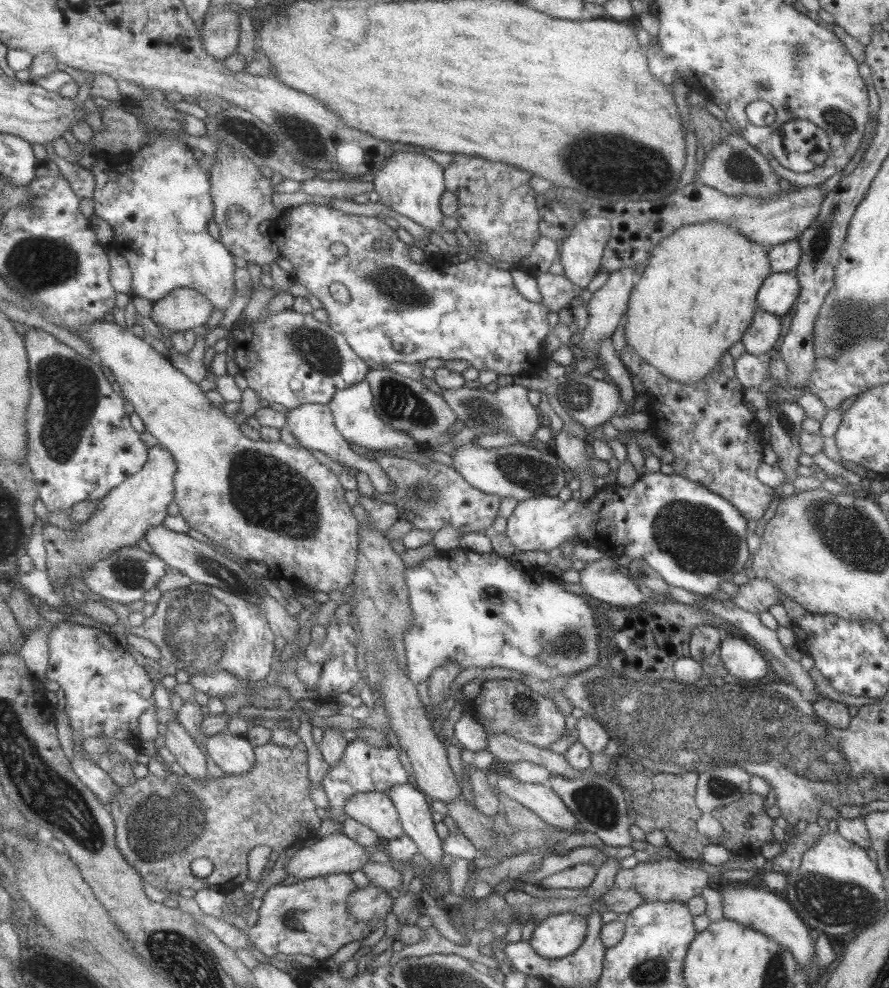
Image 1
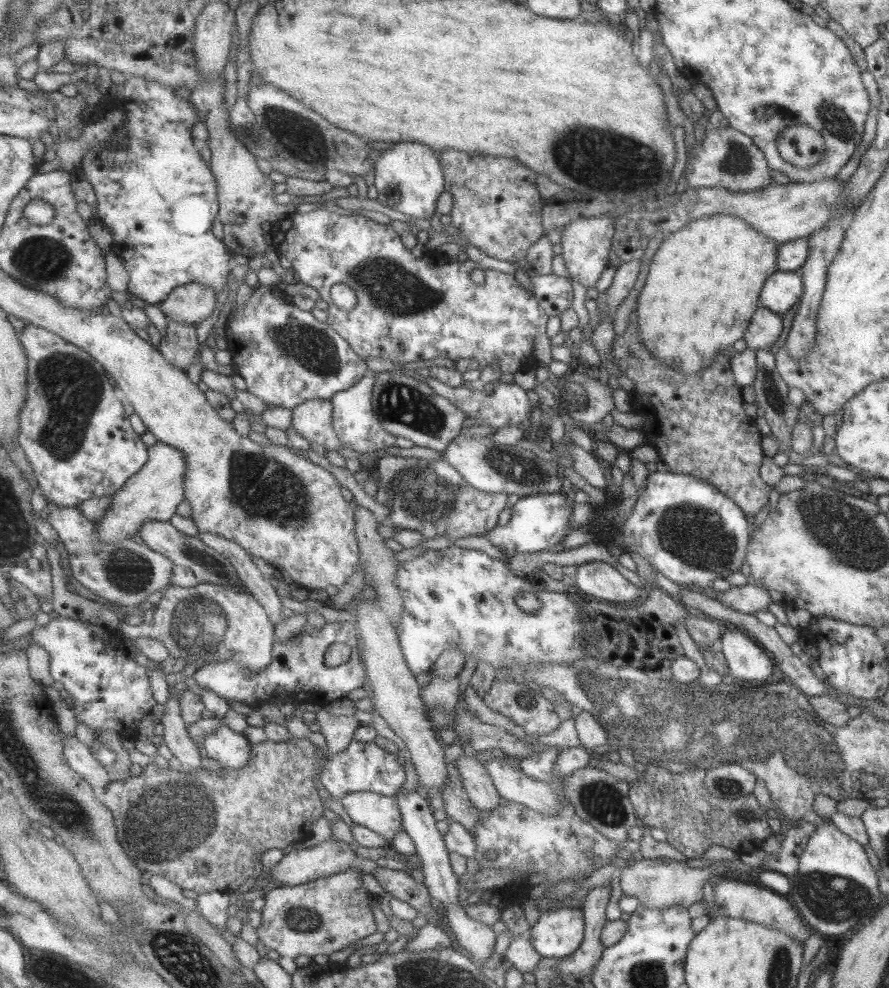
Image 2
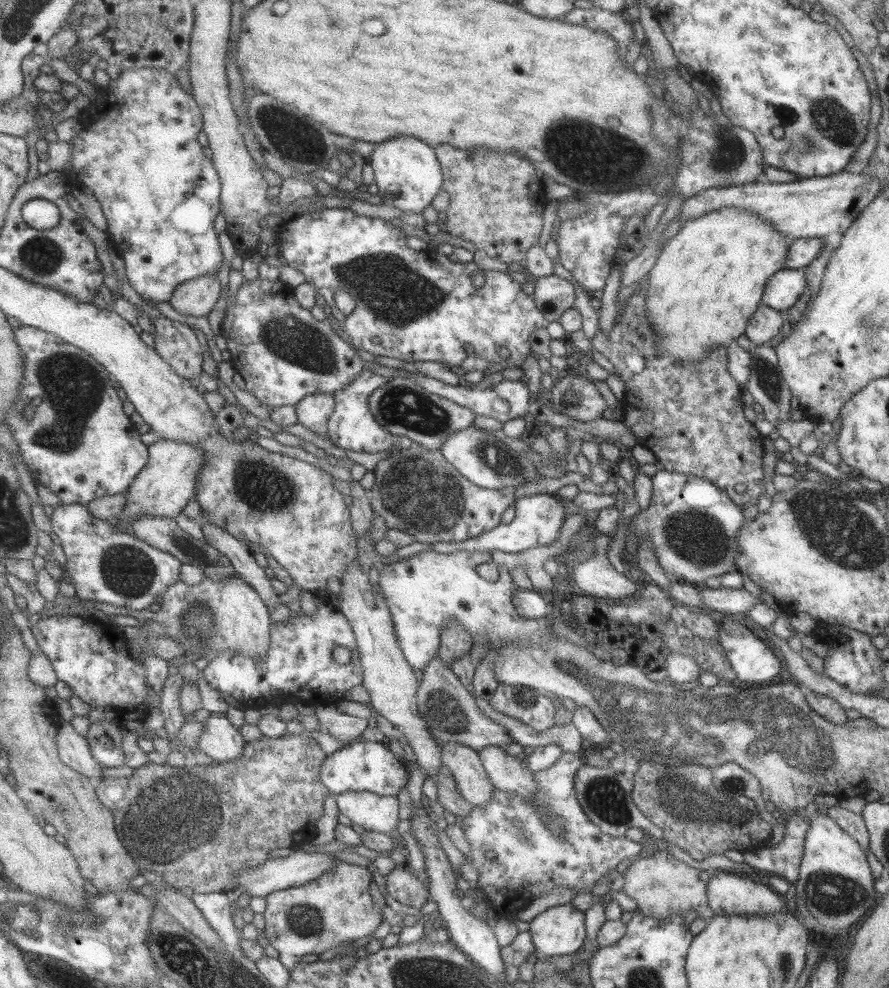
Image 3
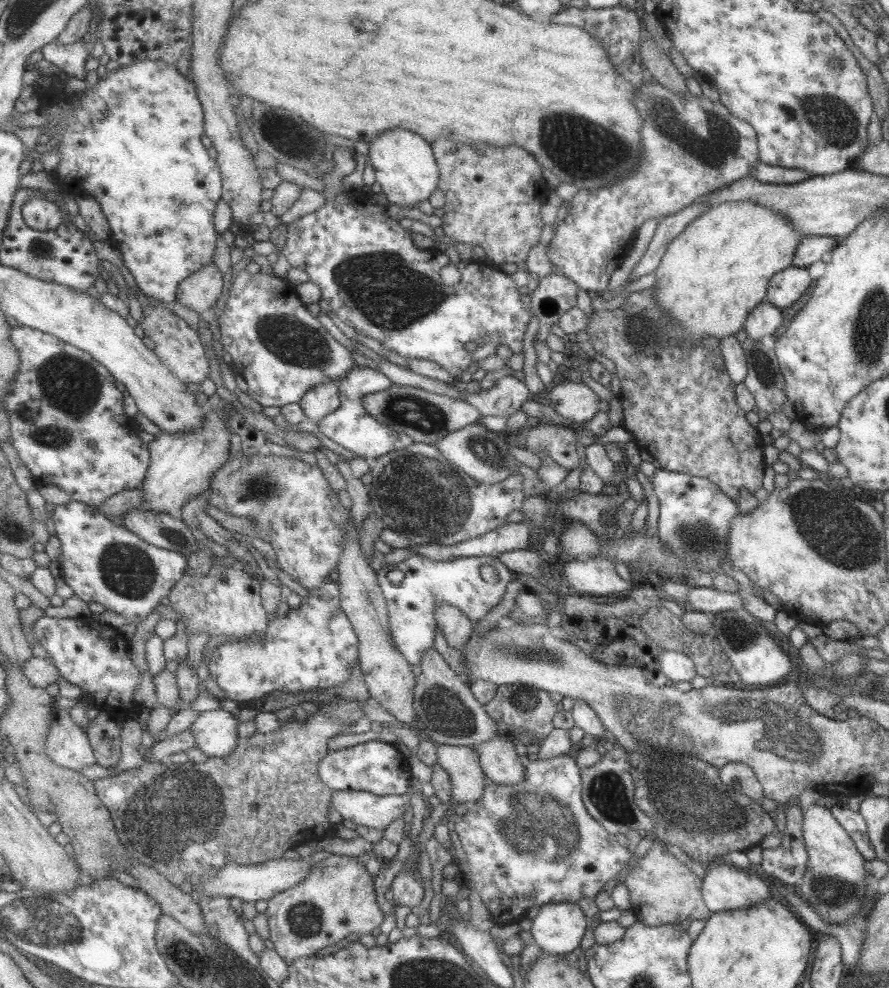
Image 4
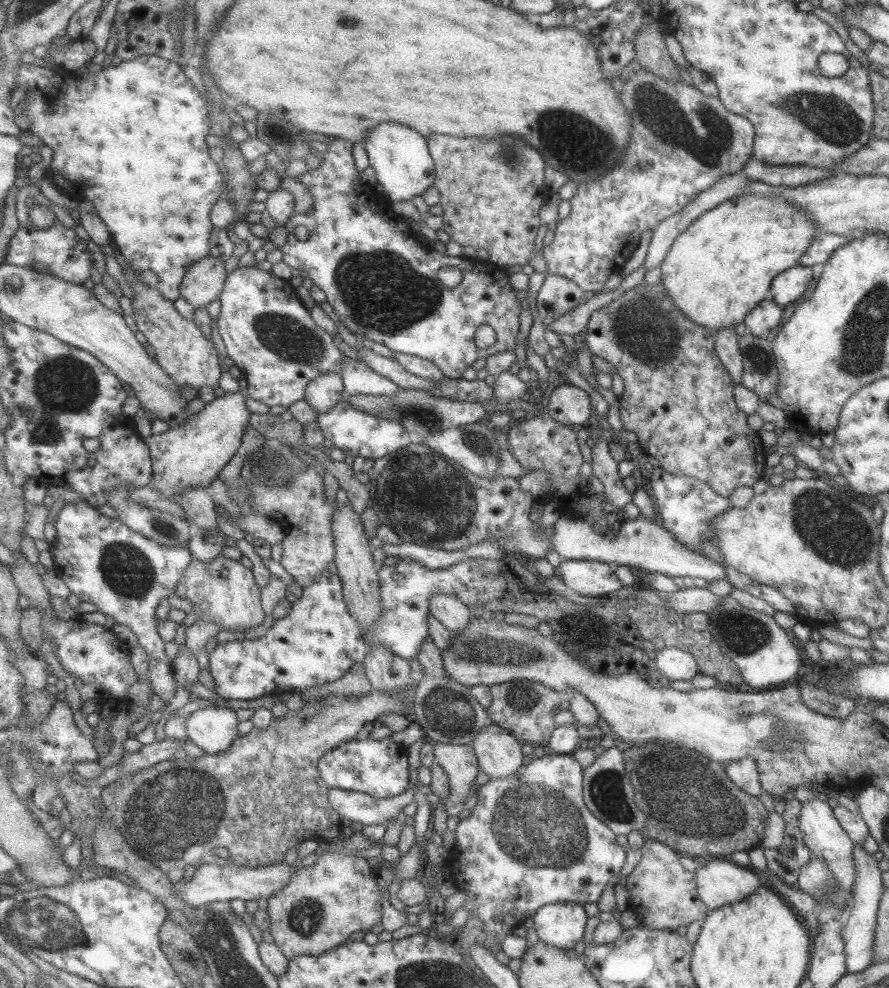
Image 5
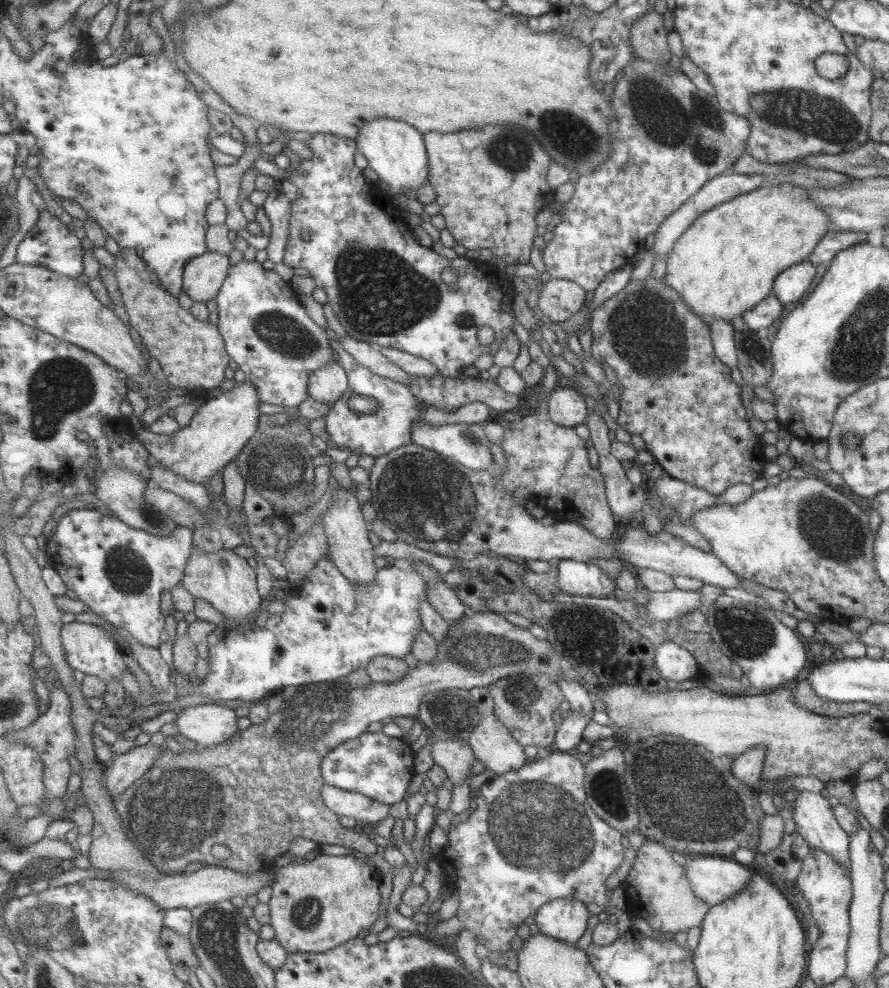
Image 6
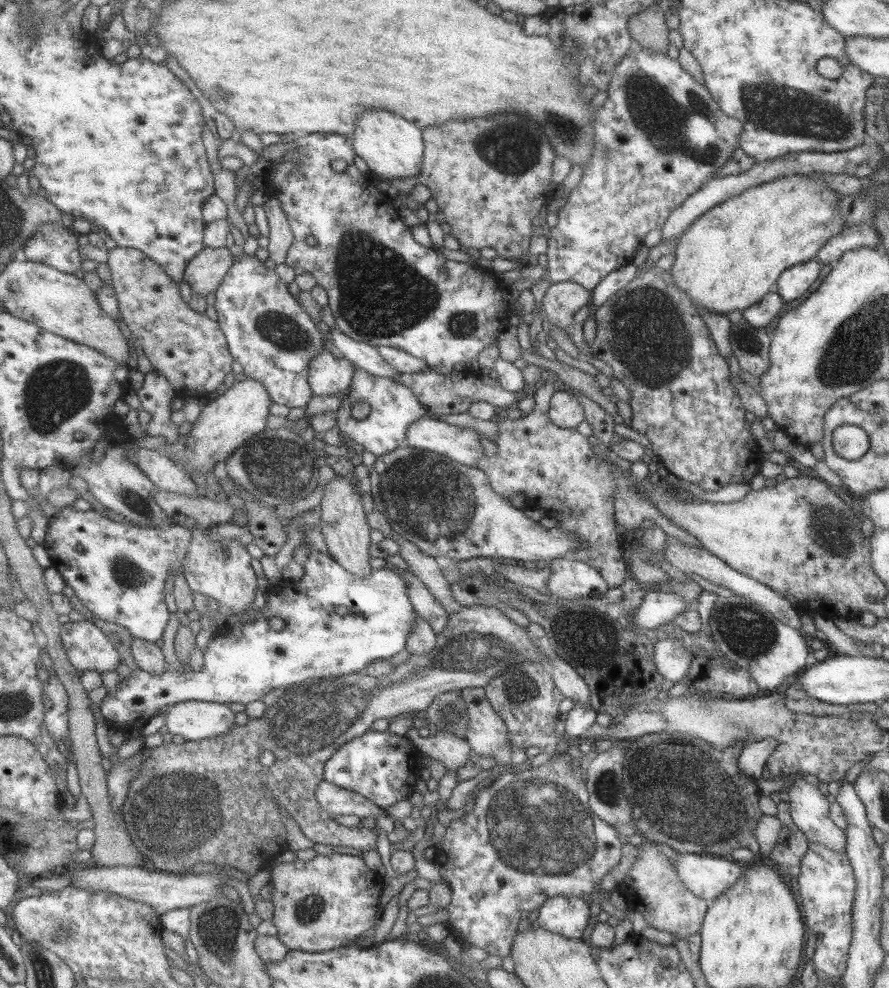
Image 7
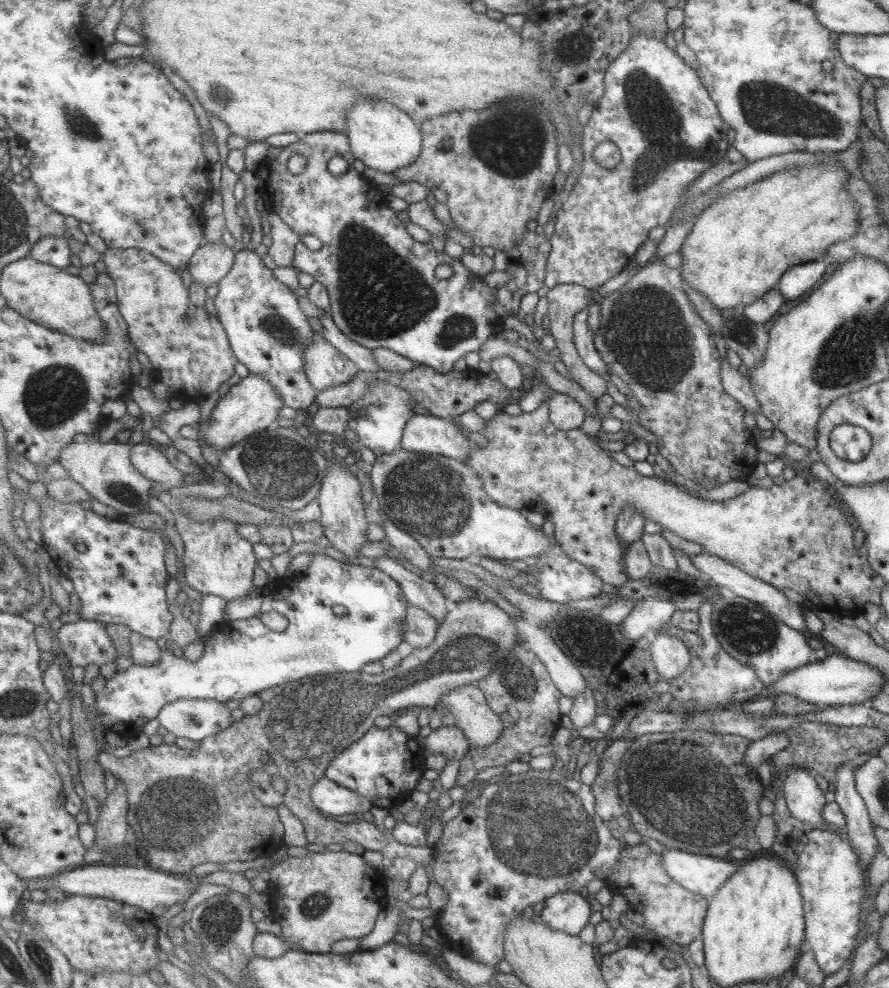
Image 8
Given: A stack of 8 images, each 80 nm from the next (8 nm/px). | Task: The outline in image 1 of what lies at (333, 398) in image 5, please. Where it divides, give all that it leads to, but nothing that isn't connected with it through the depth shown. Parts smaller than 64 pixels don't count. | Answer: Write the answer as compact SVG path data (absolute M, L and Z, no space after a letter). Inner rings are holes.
M305 404L292 410L288 413L288 425L297 437L298 444L307 450L319 450L323 452L327 458L331 458L333 462L339 465L345 464L349 468L355 468L358 472L363 472L368 475L377 492L387 495L396 489L394 482L385 474L385 471L369 457L358 454L357 449L350 444L339 434L339 431L334 425L332 412L327 404Z

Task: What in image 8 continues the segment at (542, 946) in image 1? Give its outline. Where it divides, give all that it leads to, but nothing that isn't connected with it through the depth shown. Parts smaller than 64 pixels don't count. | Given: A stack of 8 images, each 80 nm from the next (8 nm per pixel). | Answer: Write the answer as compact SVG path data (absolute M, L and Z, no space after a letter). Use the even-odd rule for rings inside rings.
M559 892L544 900L540 921L553 930L577 936L587 924L590 907L584 892Z

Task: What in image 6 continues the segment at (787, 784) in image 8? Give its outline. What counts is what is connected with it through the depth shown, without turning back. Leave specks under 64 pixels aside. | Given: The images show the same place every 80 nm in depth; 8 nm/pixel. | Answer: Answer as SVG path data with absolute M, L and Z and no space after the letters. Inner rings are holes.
M799 791L791 803L796 831L815 850L848 867L848 834L838 825L831 804L819 793Z

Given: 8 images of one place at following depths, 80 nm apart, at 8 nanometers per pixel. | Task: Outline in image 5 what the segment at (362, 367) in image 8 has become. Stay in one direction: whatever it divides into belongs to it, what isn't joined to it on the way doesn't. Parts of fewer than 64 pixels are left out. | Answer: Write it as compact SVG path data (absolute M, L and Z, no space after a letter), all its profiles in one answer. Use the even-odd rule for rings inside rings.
M363 347L362 351L357 351L361 356L361 362L365 363L368 367L372 367L377 374L388 378L393 384L401 388L414 388L422 391L427 391L434 386L434 381L421 378L407 372L398 362L395 362L389 357L383 357L373 353L368 348Z

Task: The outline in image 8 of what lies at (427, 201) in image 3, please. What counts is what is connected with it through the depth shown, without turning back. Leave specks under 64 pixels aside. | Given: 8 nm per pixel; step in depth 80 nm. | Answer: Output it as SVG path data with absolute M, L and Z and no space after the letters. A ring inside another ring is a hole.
M359 102L349 110L347 126L344 133L348 135L349 146L357 160L364 166L385 174L395 173L399 168L409 166L419 156L422 136L419 126L395 106L387 102Z

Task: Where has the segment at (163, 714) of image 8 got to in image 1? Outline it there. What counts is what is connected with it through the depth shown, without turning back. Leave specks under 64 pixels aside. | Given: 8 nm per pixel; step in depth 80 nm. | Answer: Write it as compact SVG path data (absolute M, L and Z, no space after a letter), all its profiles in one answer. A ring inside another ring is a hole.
M227 729L209 737L205 750L225 774L241 776L256 765L256 746L247 735L233 735Z

